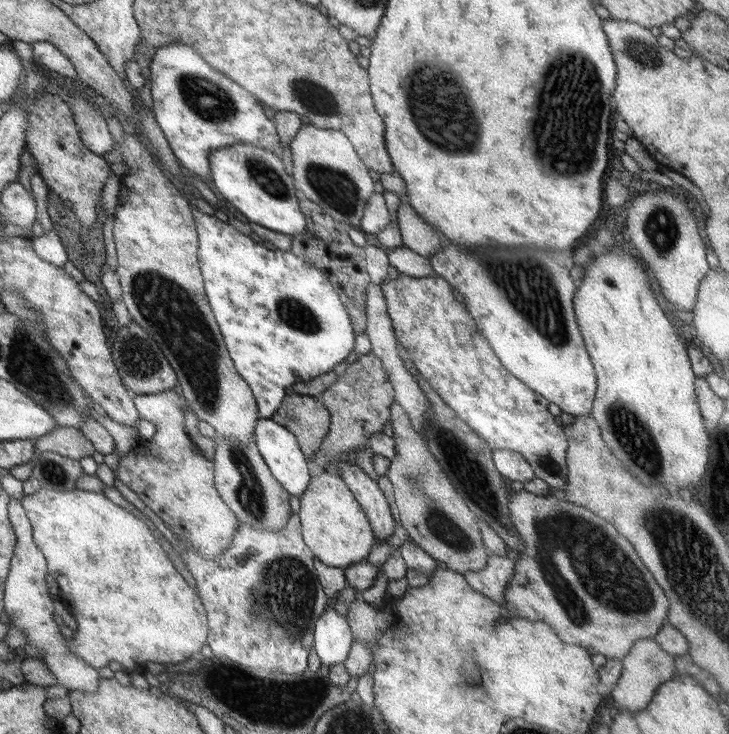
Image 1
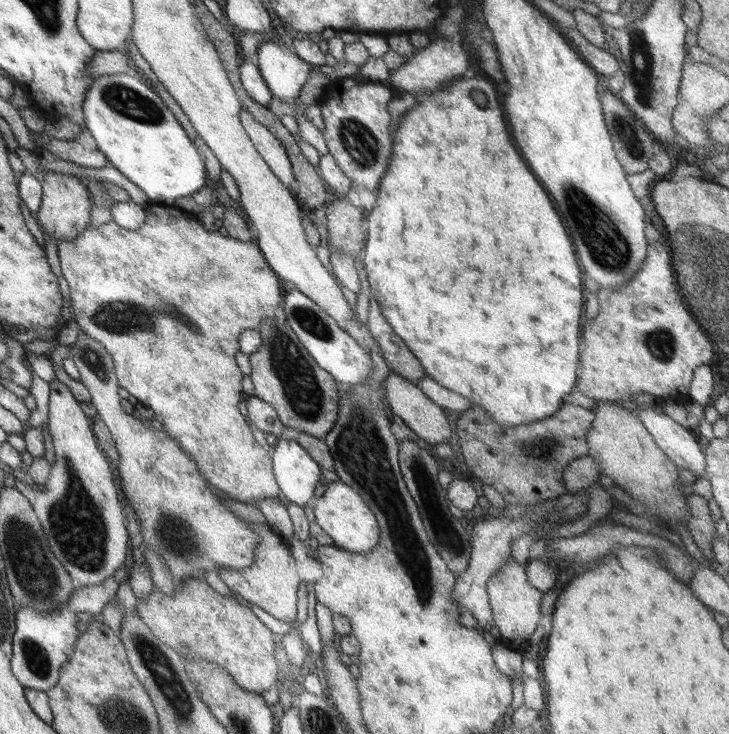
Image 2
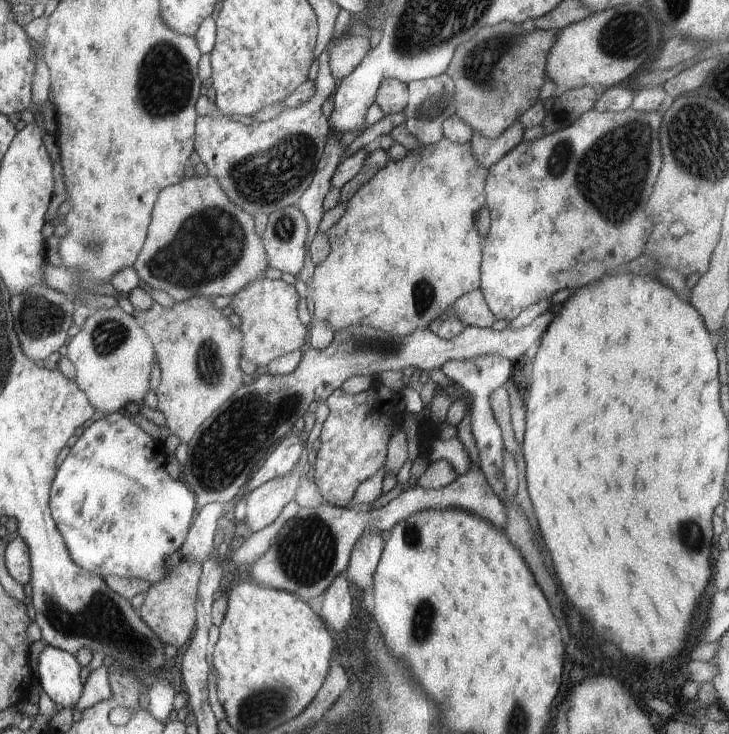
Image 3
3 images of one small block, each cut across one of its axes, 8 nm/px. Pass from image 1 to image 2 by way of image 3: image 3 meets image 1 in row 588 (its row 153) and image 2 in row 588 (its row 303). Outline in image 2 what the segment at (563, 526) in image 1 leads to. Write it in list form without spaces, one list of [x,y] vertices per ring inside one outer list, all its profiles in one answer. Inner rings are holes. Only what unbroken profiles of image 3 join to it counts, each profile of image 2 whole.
[[[513,559],[503,561],[503,565],[485,581],[488,604],[492,613],[492,622],[500,633],[498,642],[505,648],[522,654],[529,648],[530,636],[539,623],[541,593],[532,588],[525,575],[526,565],[519,565]]]

